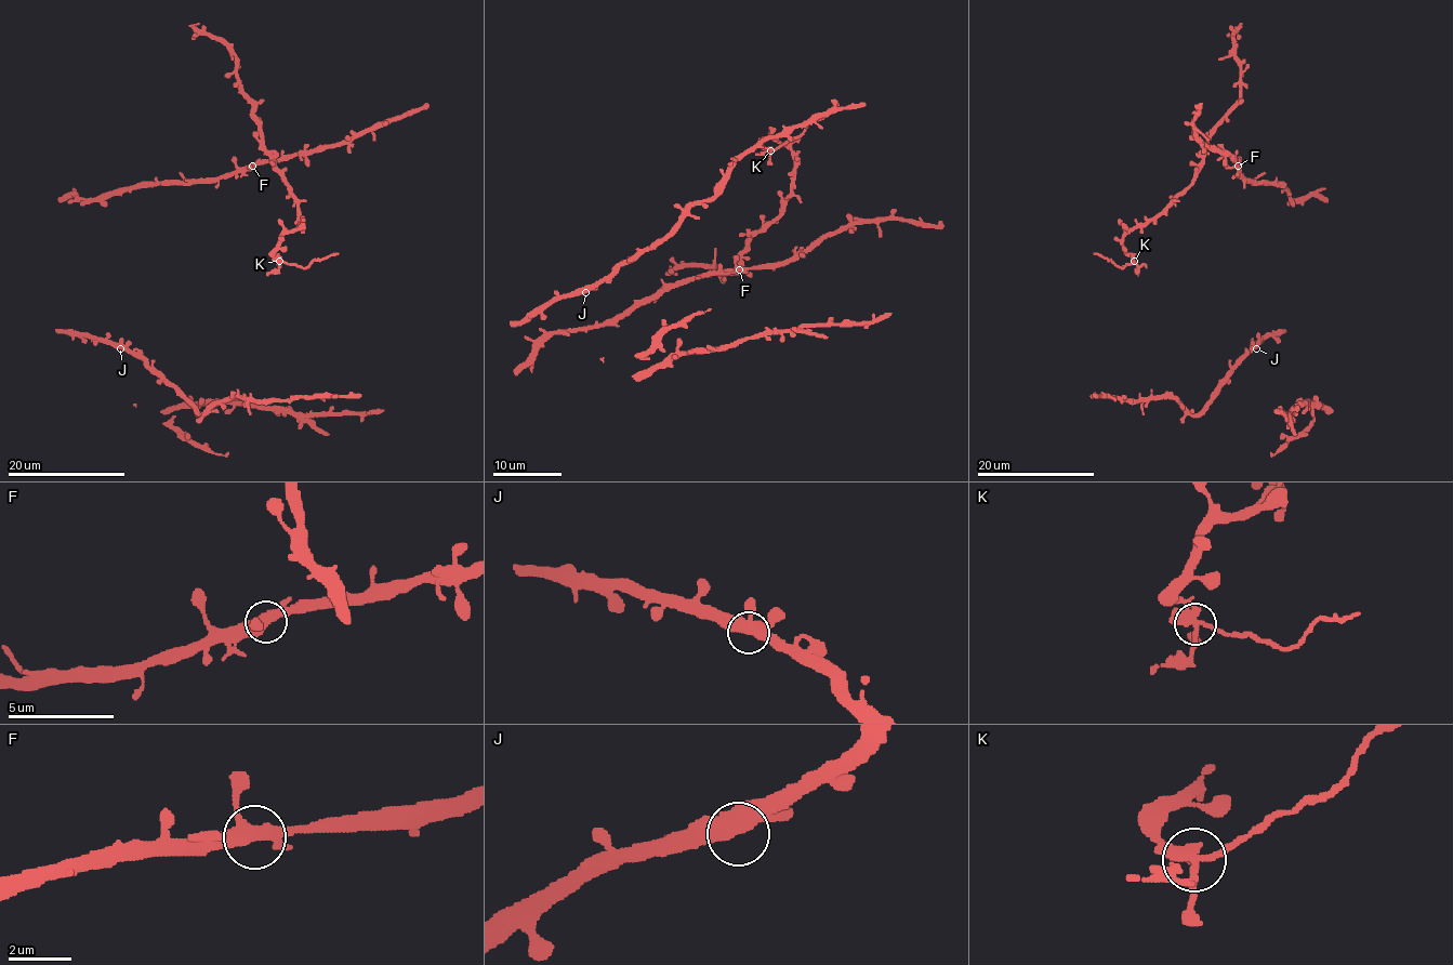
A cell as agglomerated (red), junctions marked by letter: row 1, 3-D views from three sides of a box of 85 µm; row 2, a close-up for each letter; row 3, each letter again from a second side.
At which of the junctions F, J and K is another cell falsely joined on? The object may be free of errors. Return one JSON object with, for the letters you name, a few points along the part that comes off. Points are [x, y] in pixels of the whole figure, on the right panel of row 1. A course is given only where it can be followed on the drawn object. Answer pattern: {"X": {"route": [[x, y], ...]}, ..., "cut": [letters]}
{"K": {"route": [[1135, 262], [1119, 267], [1094, 252]]}, "cut": ["K"]}

